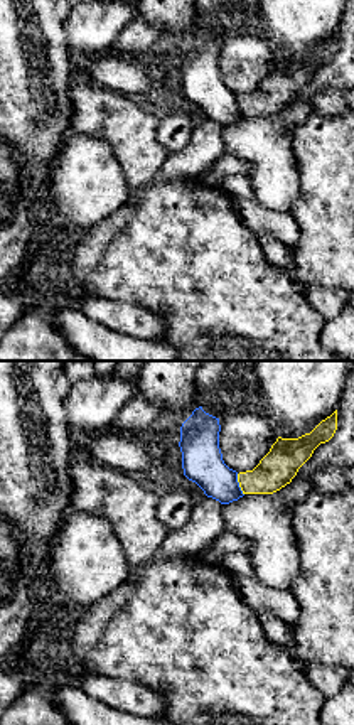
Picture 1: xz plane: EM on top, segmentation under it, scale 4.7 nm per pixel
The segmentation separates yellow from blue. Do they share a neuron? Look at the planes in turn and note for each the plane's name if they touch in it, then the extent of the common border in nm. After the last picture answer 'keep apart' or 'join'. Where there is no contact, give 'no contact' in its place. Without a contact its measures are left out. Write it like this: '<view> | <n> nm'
xz | 110 nm

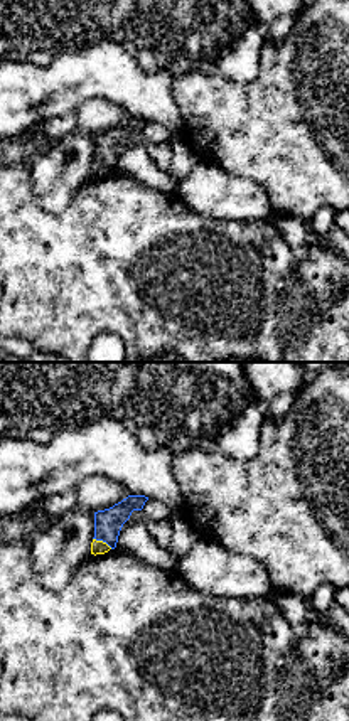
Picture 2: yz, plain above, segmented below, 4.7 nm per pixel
yz | 110 nm

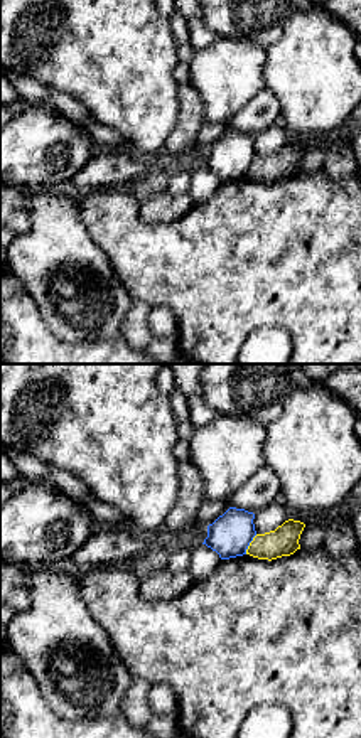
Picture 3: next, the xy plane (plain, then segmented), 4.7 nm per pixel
xy | 110 nm

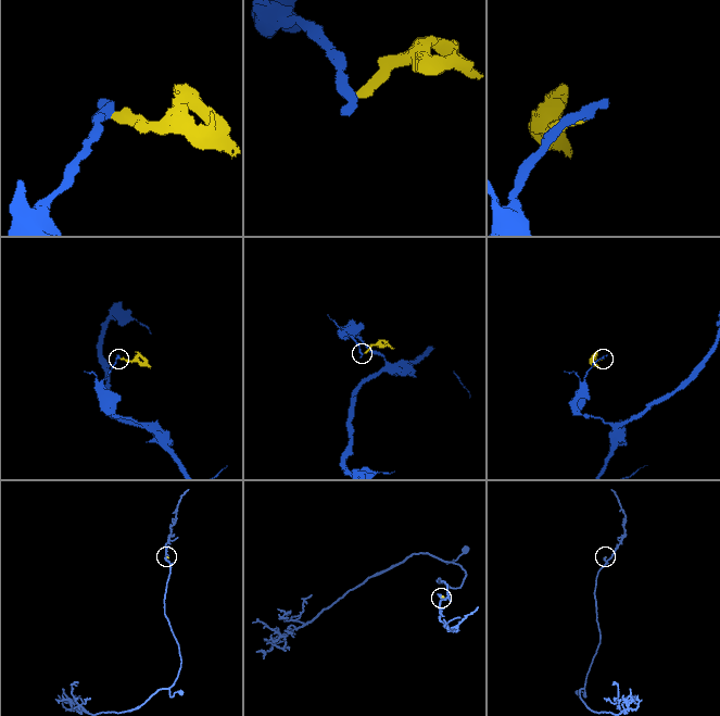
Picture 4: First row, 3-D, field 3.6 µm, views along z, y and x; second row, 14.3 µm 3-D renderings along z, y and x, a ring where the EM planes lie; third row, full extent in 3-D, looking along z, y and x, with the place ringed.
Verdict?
keep apart

